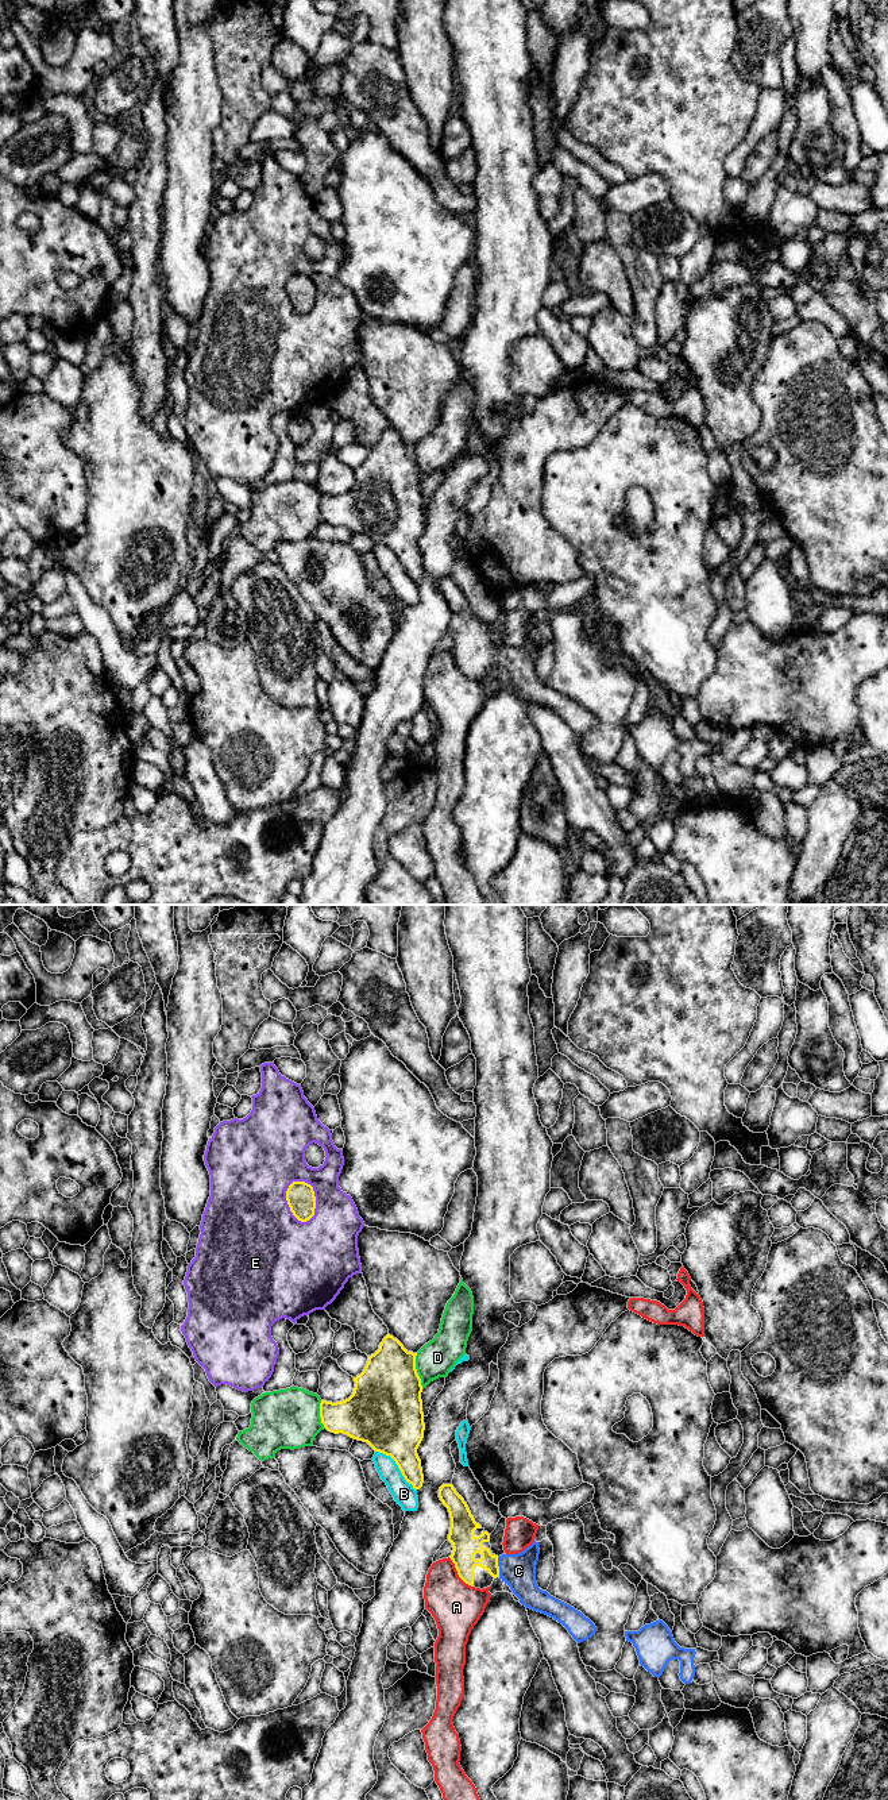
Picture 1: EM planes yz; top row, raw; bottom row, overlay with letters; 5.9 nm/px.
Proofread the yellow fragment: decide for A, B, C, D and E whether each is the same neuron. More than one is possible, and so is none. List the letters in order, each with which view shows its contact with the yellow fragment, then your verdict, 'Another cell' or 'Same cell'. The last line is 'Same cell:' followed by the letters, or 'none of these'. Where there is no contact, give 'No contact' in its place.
A: Touches yellow in yz. Another cell
B: Touches yellow in yz. Another cell
C: Touches yellow in yz. Same cell
D: Touches yellow in yz. Another cell
E: Touches yellow in yz. Another cell
Same cell: C

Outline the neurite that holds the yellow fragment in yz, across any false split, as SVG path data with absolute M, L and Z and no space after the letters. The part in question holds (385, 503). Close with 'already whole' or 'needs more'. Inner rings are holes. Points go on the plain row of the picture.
M387 427L379 442L368 448L360 467L354 470L352 487L343 494L320 496L320 510L324 520L335 527L367 535L375 544L390 548L398 558L405 573L420 582L424 575L421 552L417 541L424 531L424 505L421 493L421 471L416 462L417 446L408 444L404 438Z; already whole

